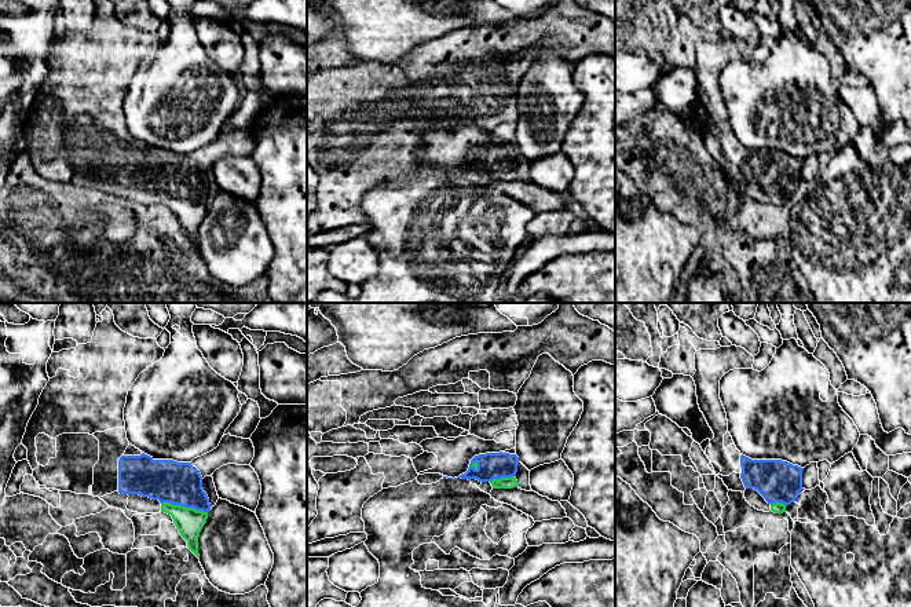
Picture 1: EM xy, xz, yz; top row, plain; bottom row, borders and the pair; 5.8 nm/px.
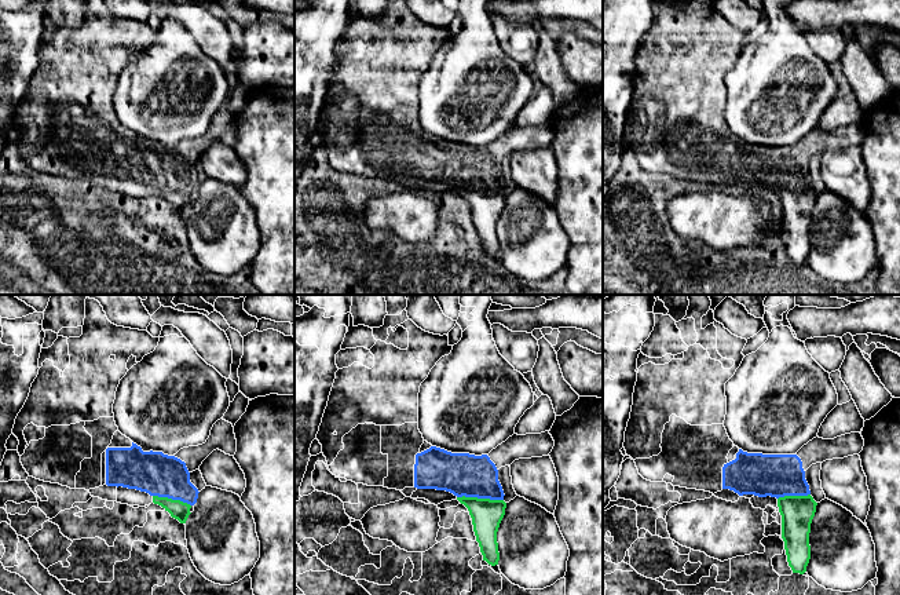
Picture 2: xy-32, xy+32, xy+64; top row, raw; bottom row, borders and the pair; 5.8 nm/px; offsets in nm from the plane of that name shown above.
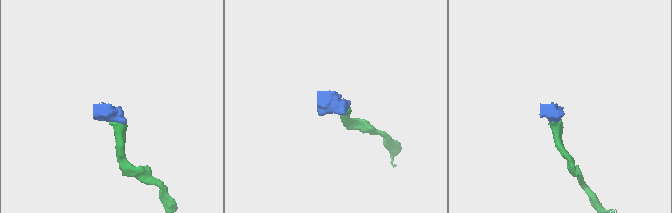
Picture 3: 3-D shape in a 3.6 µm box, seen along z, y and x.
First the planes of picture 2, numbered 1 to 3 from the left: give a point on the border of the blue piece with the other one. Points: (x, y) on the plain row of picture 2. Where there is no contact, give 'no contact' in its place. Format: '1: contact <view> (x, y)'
1: contact xy-32 (171, 190)
2: contact xy+32 (480, 190)
3: contact xy+64 (793, 188)

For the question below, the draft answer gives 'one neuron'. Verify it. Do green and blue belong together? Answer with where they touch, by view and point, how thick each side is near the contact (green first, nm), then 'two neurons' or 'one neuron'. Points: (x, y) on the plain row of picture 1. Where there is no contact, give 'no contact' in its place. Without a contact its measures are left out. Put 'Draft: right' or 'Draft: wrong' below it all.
meets green in xy at (185, 198); 160 nm thick on the green side, 260 nm on the other; one neuron
Draft: right

